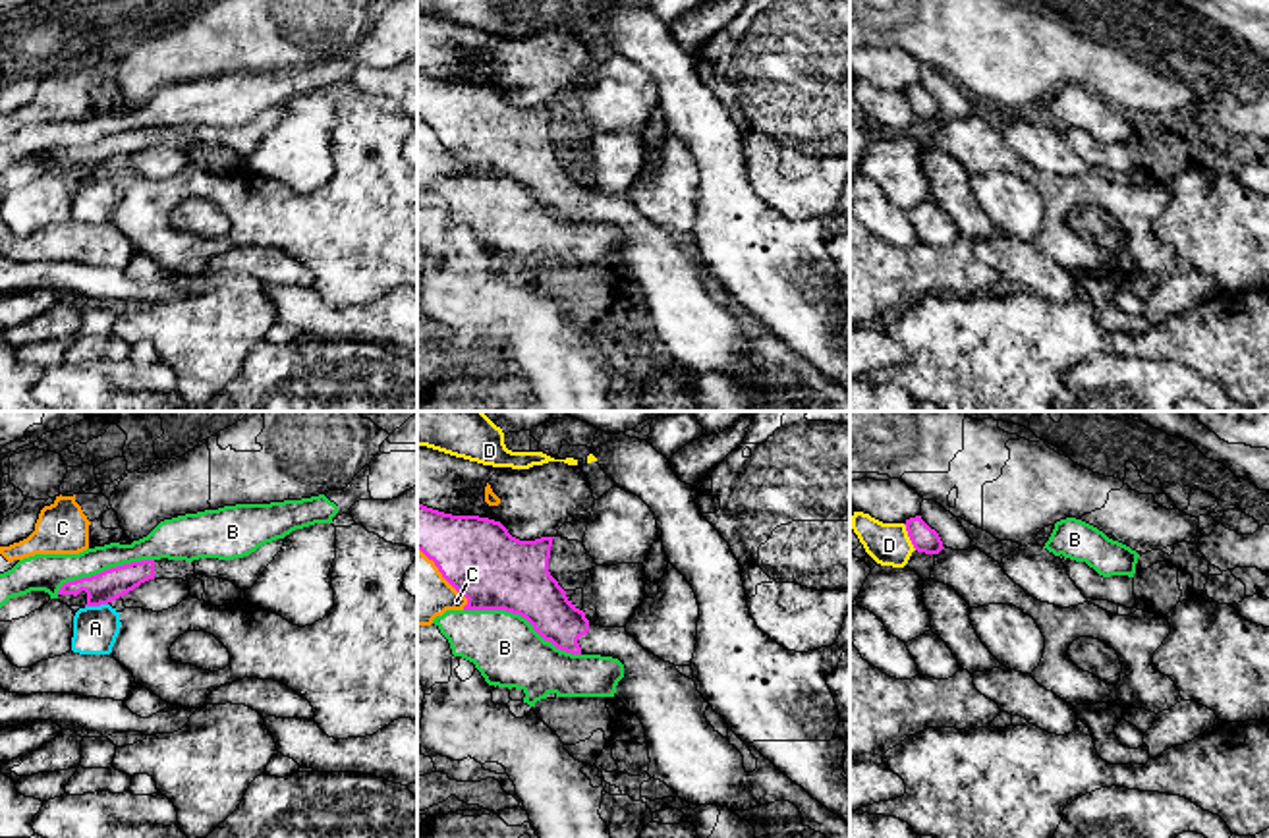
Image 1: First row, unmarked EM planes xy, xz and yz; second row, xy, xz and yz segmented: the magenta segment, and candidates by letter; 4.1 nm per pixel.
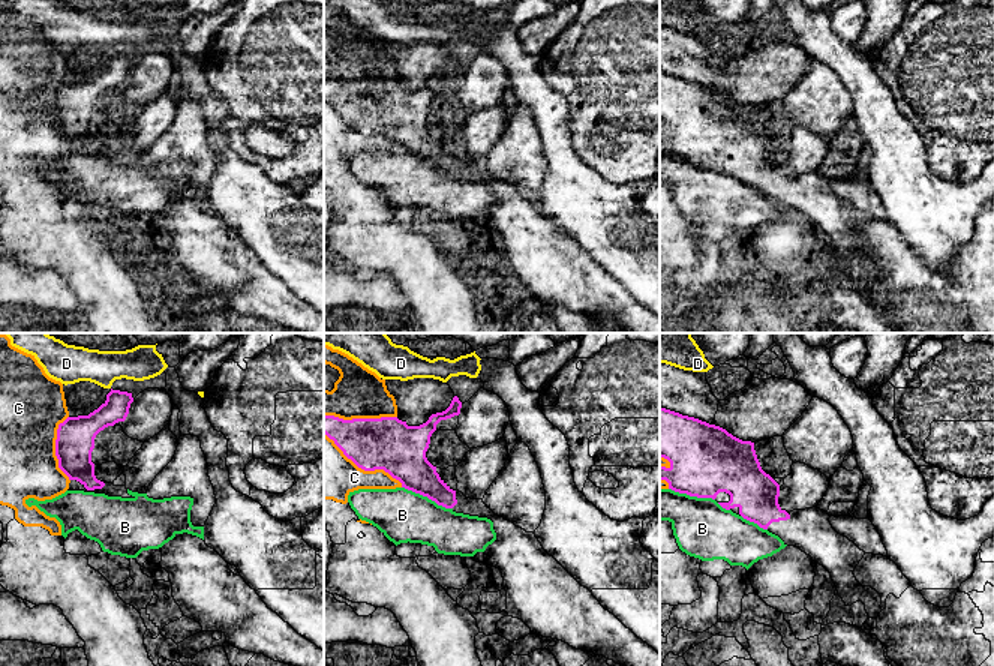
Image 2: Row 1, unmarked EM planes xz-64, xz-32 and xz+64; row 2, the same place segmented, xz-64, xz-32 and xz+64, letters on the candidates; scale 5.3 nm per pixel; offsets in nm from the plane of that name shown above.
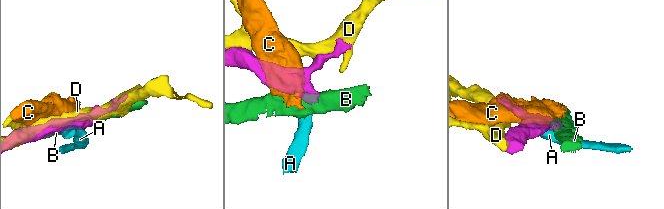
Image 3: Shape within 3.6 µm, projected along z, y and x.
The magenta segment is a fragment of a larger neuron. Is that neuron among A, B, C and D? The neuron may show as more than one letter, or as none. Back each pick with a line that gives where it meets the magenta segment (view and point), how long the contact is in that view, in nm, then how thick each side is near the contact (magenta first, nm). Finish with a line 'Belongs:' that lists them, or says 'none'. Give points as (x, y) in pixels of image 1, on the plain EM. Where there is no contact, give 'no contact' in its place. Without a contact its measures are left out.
Belongs: none

